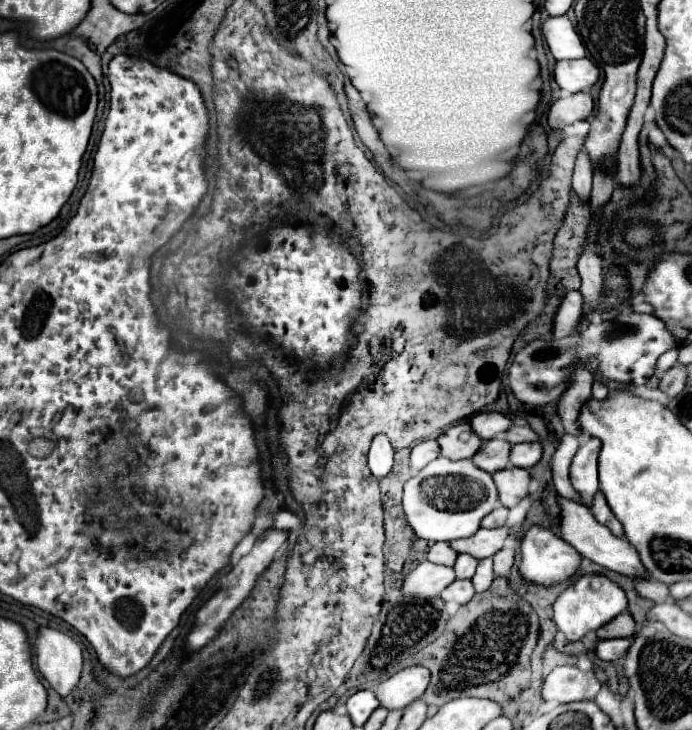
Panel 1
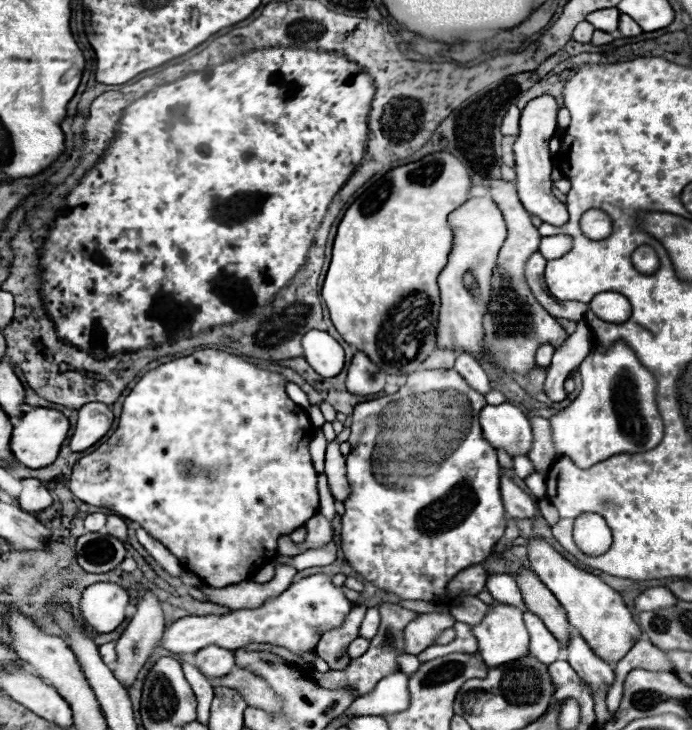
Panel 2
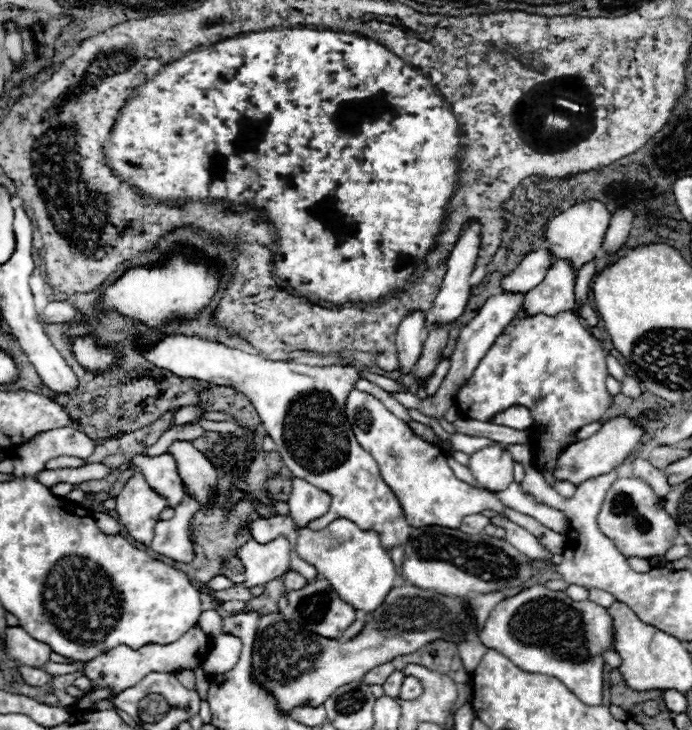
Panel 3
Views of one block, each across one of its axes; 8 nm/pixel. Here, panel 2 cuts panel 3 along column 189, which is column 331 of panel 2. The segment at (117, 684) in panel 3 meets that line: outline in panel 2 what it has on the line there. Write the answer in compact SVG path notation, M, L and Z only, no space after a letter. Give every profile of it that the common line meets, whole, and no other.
M354 604L352 612L346 616L344 624L336 630L326 632L320 638L320 642L316 646L316 654L320 658L324 658L332 670L344 670L348 666L348 662L350 662L348 642L352 642L358 636L358 628L364 620L364 614L366 614L366 606Z

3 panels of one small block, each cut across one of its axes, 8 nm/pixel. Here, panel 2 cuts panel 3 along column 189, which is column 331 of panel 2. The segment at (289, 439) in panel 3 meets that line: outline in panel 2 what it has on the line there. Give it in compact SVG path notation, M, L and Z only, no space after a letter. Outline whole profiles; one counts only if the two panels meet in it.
M310 330L302 338L308 364L324 378L334 378L344 366L342 346L324 330Z

